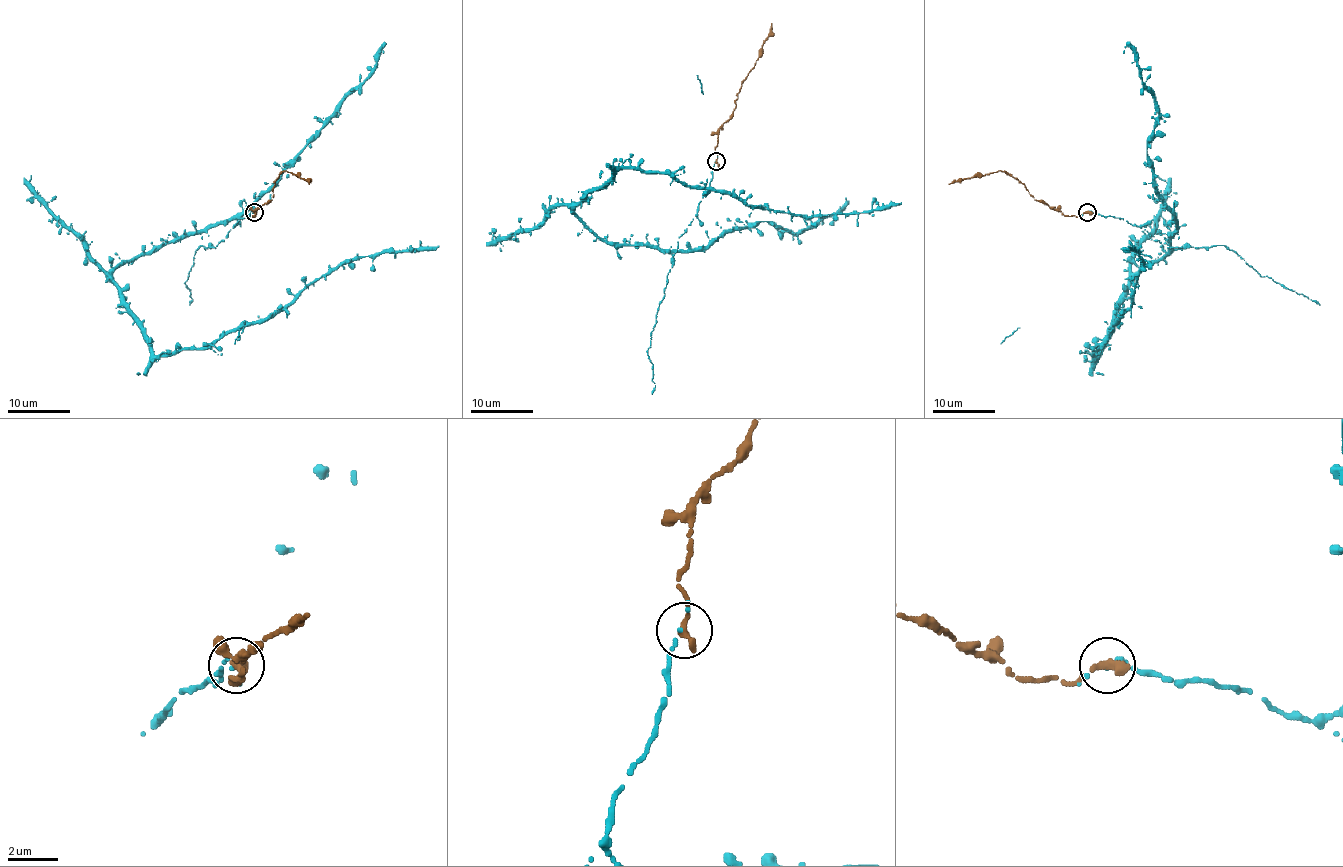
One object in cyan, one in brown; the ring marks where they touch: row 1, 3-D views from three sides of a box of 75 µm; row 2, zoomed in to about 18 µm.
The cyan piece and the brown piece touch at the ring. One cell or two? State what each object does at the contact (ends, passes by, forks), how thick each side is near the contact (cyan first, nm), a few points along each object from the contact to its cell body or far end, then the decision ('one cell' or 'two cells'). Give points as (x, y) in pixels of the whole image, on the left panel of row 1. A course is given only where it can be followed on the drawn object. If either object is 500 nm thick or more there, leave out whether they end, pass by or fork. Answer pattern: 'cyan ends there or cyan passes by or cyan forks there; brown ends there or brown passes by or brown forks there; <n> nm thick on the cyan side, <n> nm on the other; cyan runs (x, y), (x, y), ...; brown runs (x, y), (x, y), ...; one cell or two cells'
cyan ends there; brown ends there; 140 nm thick on the cyan side, 400 nm on the other; cyan runs (253, 213), (216, 248), (200, 234), (173, 238), (112, 273), (154, 355), (209, 348), (340, 265), (439, 246); brown runs (253, 212), (255, 216), (252, 215), (271, 201), (283, 171), (308, 183); one cell

